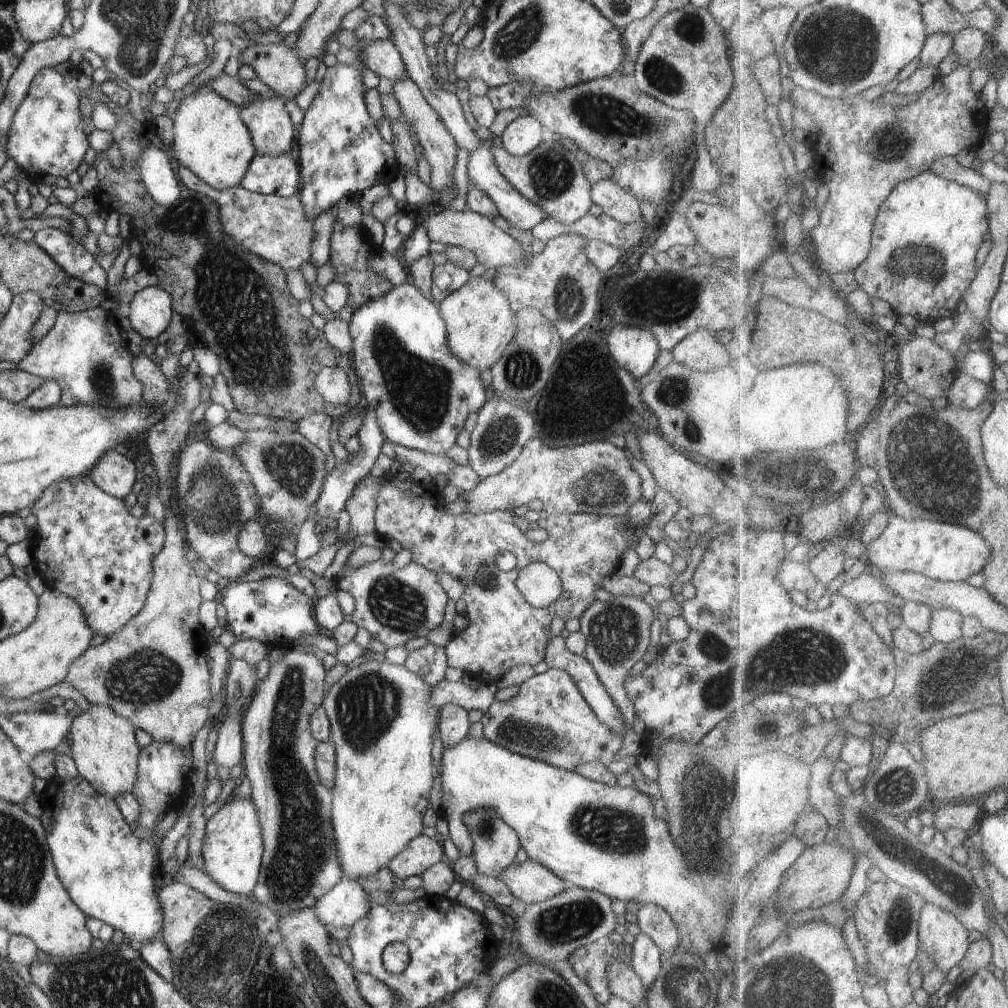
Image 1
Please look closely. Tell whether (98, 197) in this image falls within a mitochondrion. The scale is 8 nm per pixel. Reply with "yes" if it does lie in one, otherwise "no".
no

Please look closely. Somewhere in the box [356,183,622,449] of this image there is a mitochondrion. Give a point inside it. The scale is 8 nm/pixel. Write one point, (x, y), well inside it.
(419, 391)

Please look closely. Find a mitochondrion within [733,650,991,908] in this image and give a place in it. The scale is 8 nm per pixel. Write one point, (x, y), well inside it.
(900, 784)

